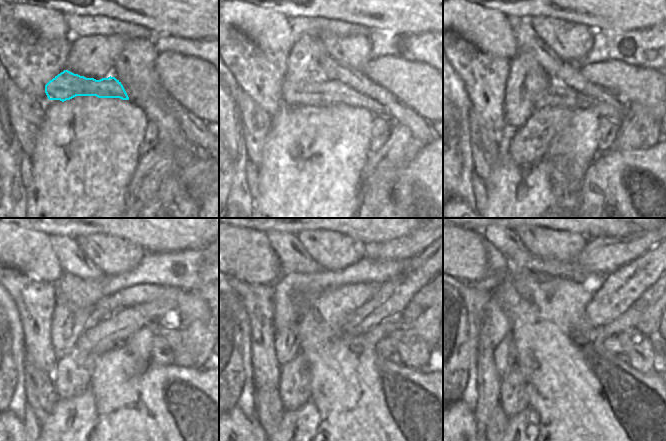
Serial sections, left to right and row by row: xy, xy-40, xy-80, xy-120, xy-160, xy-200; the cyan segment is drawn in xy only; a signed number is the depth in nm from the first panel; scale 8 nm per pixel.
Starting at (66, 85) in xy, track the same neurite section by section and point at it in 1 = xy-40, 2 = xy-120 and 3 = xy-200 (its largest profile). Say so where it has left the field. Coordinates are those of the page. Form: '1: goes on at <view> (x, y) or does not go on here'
1: goes on at xy-40 (295, 92)
2: goes on at xy-120 (185, 355)
3: goes on at xy-200 (642, 360)

